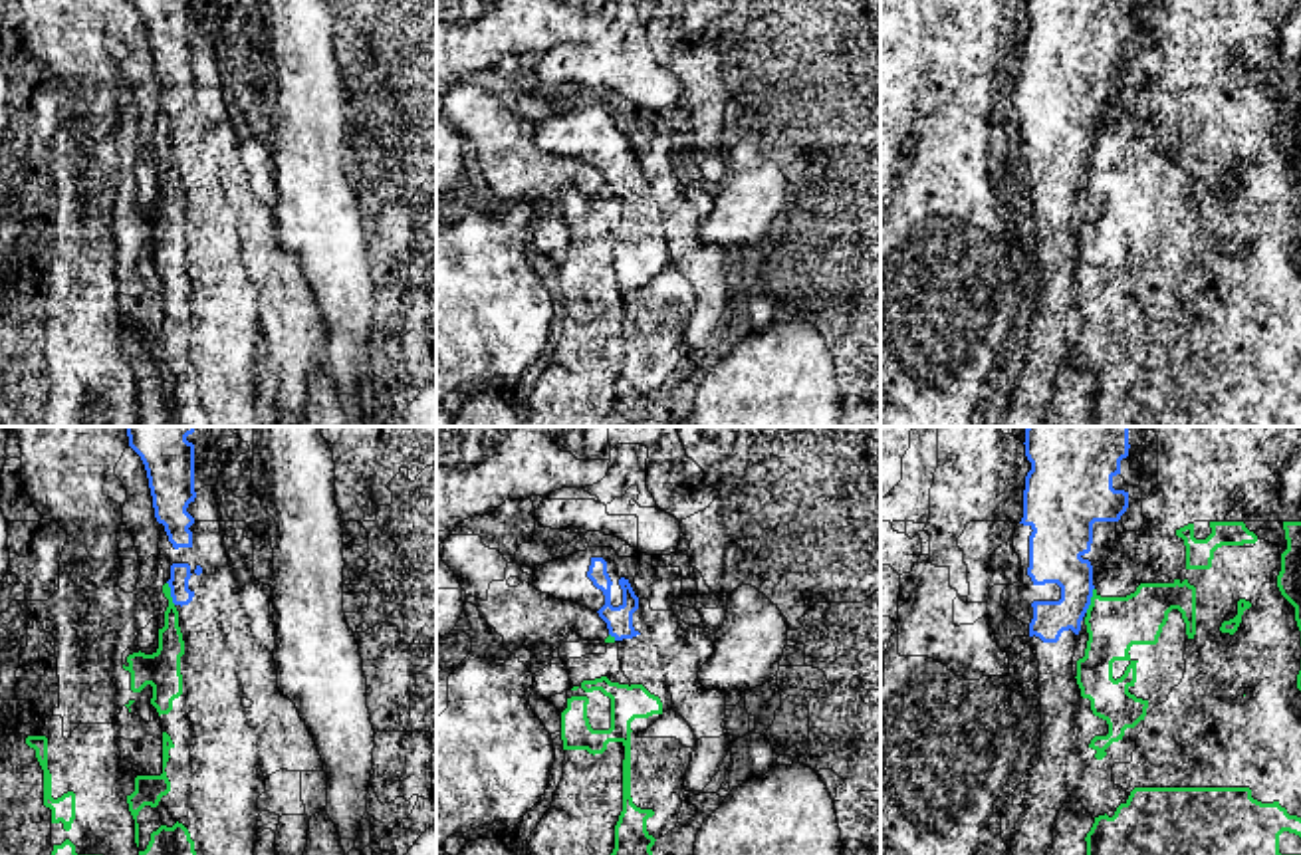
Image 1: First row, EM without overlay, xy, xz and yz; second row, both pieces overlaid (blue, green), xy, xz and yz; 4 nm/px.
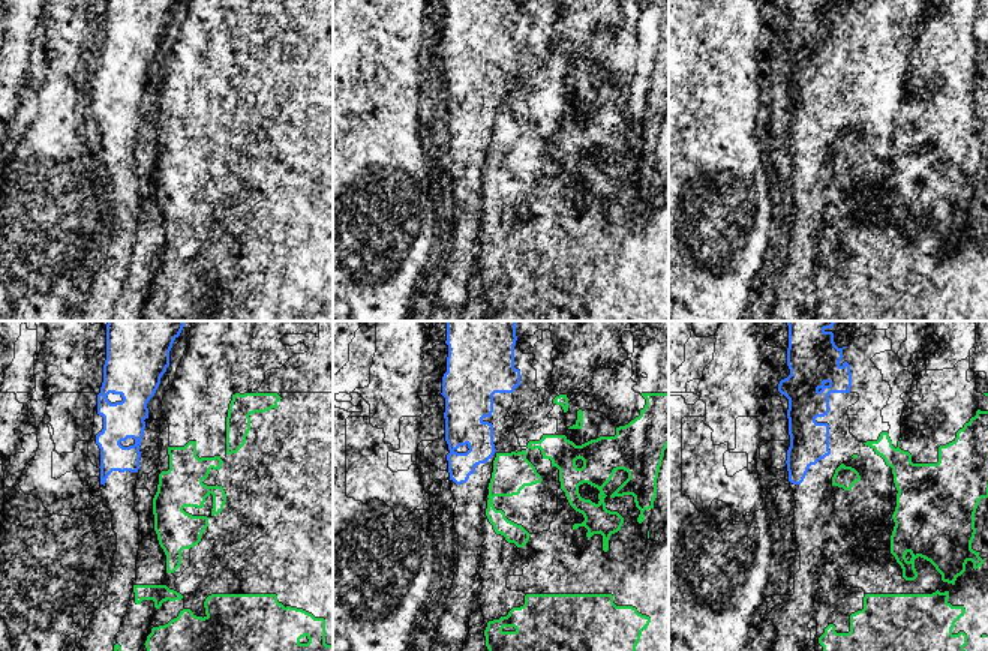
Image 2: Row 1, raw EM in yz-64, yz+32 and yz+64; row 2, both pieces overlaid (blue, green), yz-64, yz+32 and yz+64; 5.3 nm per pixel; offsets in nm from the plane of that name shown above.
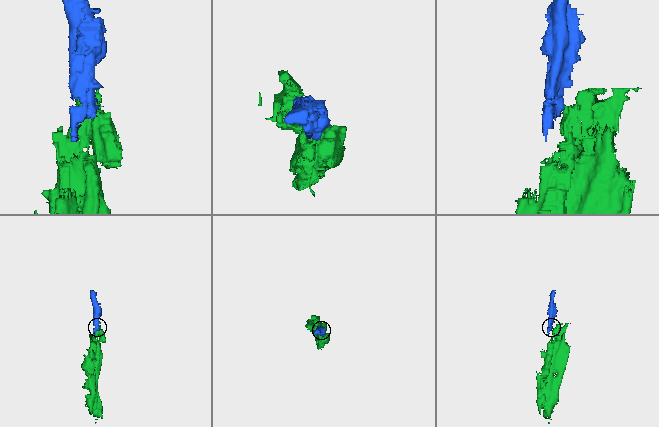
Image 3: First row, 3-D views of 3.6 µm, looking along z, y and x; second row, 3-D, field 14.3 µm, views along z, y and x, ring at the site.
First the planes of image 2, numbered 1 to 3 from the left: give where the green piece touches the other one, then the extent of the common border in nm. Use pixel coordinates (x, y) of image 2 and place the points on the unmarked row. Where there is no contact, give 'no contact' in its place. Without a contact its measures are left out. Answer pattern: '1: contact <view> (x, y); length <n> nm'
1: no contact
2: no contact
3: no contact

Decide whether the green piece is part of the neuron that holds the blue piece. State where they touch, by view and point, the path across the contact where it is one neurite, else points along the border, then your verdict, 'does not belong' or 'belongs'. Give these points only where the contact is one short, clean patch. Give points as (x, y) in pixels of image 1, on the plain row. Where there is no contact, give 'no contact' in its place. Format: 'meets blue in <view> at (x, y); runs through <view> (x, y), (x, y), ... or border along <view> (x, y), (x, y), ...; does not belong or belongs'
meets blue in yz at (1089, 155); border along yz (1093, 143), (1085, 167); does not belong

